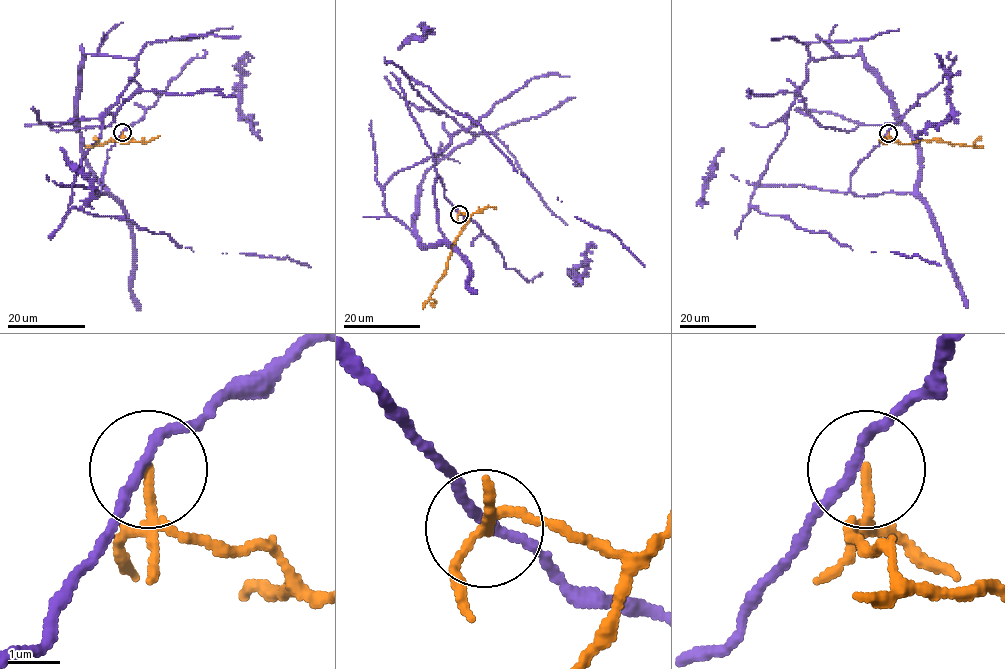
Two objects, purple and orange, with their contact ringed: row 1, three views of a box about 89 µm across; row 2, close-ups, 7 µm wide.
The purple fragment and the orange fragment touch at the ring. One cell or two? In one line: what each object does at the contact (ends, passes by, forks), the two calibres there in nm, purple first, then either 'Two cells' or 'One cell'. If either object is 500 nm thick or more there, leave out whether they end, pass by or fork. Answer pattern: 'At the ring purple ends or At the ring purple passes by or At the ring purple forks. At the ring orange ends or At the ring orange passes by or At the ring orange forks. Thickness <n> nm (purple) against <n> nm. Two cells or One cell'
At the ring purple passes by. At the ring orange passes by. Thickness 180 nm (purple) against 110 nm. Two cells

